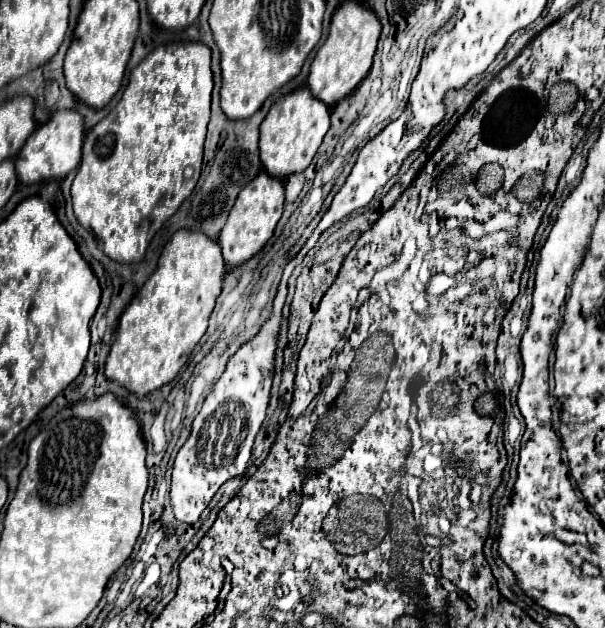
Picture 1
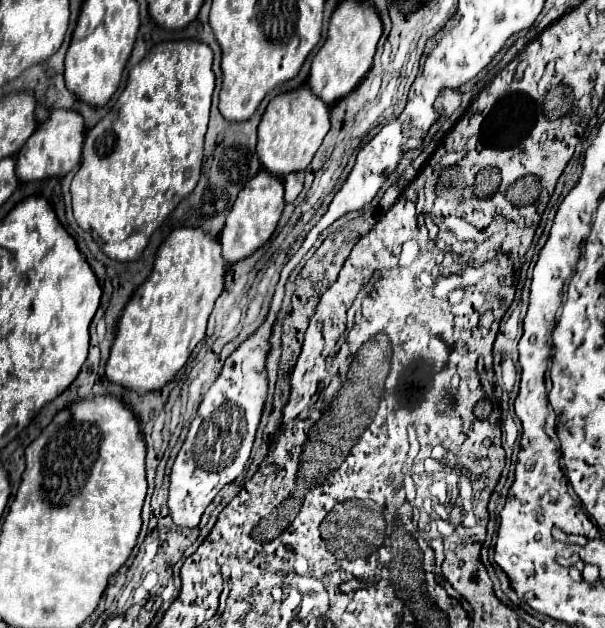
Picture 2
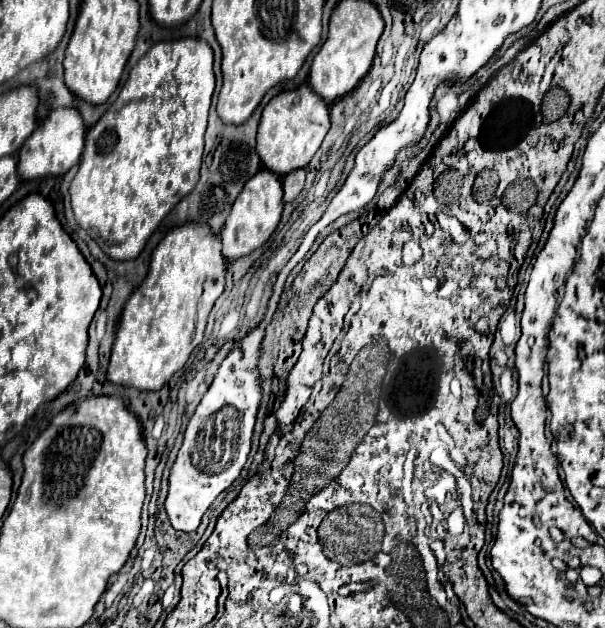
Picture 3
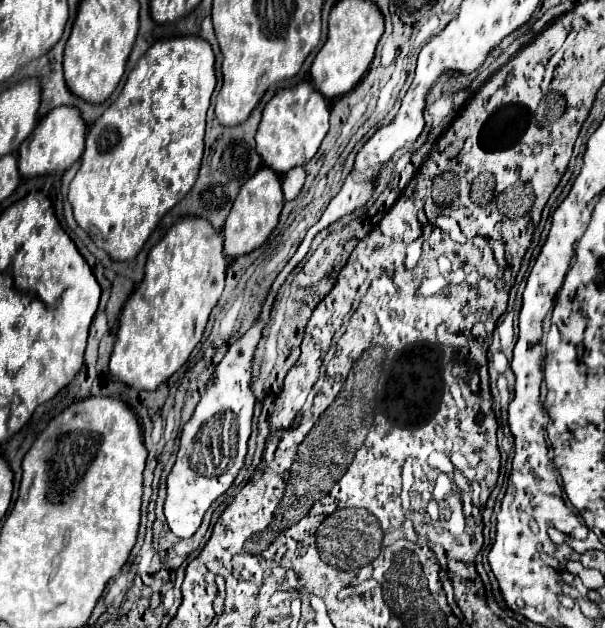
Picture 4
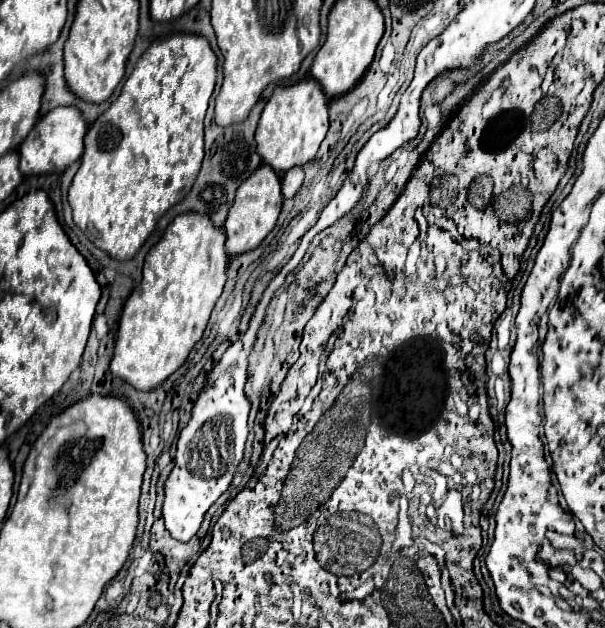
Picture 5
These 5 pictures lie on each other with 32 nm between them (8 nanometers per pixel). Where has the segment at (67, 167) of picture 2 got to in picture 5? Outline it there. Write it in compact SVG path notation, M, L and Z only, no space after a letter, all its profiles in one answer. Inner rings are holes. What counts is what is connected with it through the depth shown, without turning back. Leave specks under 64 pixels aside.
M54 108L38 120L24 144L20 144L20 170L26 176L44 172L64 172L72 162L76 162L82 156L86 130L88 124L80 116L78 108Z

